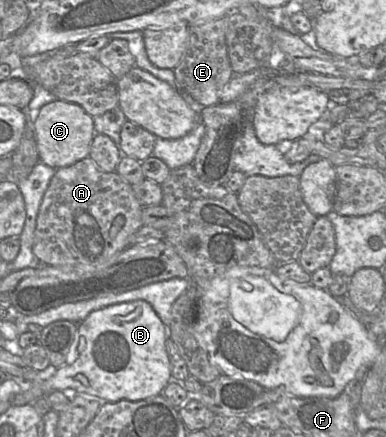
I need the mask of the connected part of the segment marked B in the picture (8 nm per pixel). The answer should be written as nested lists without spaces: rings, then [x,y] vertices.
[[[136,300],[93,311],[79,323],[65,363],[41,389],[44,394],[72,390],[103,402],[139,401],[162,394],[170,381],[165,325],[148,302]]]

